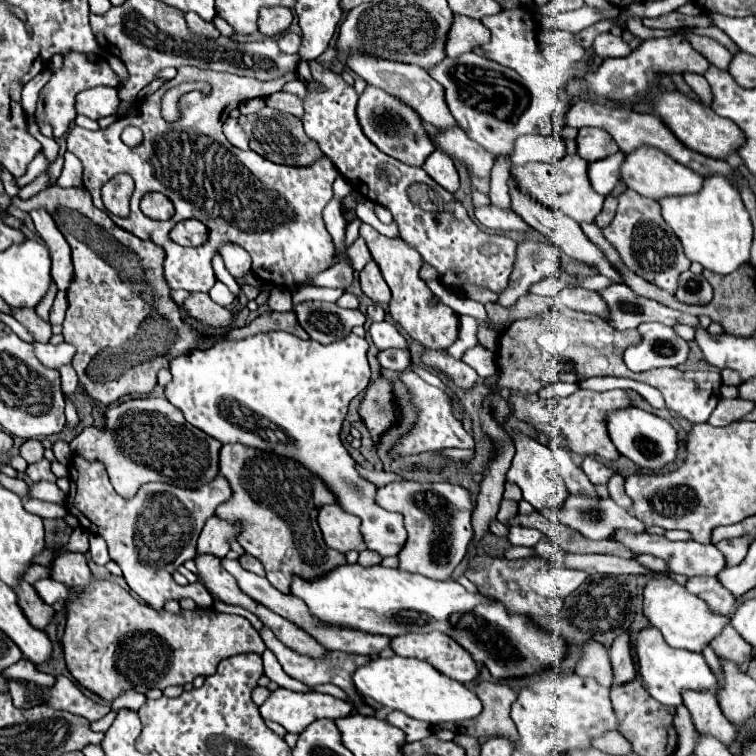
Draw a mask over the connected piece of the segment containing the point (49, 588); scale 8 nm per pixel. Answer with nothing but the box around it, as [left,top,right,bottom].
[32,578,68,604]

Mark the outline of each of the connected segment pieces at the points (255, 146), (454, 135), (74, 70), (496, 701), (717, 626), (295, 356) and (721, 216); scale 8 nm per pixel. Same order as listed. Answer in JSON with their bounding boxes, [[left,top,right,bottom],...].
[[240,112,322,166],[436,128,492,176],[36,52,120,138],[438,682,518,744],[642,576,728,652],[164,332,406,558],[660,176,752,274]]

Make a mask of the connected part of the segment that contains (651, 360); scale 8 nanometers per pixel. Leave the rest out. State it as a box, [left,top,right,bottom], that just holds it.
[624,322,688,372]

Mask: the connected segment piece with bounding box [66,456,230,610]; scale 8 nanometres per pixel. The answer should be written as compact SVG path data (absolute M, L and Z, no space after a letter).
M72 456L68 472L70 472L70 496L66 500L66 508L70 510L70 514L74 514L78 518L78 522L84 530L104 536L104 540L108 542L108 554L116 564L120 564L120 568L124 572L124 580L130 586L130 590L134 590L148 606L158 608L158 610L164 608L166 600L170 600L170 598L178 600L182 596L192 598L196 602L196 606L204 606L204 608L212 606L212 598L202 584L178 586L172 580L172 572L186 560L194 558L196 540L198 540L206 520L214 514L218 504L222 504L224 500L230 498L230 488L226 484L226 480L222 480L222 476L216 476L214 480L210 480L208 484L204 484L200 488L178 488L178 486L164 484L164 482L148 482L148 484L140 486L140 490L134 498L122 498L112 488L106 466L98 460L90 462L80 456Z

